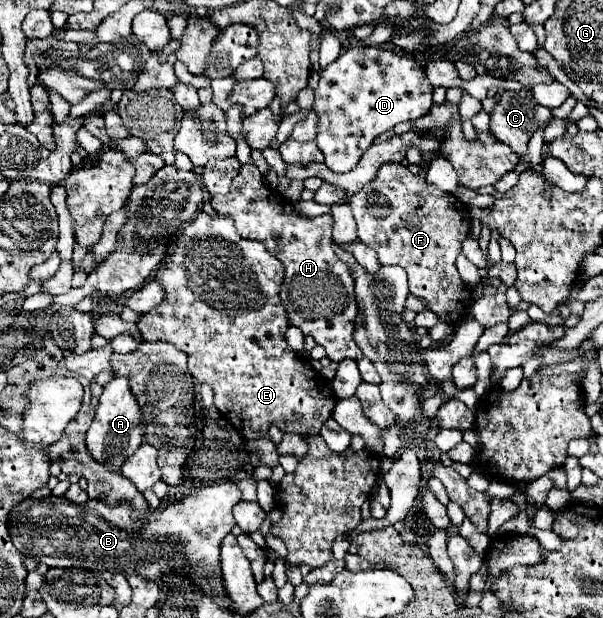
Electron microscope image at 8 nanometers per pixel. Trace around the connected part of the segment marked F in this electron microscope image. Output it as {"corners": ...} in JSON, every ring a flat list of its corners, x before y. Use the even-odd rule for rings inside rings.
{"corners":[[383,163,383,167,379,167,375,179,371,183,367,183,367,187,361,187,361,191,357,191,355,195,343,195,341,187,323,183,321,189,315,193,315,201,321,205,327,205,327,207,347,201,355,215,355,221,357,221,359,239,367,247,377,251,379,263,403,267,409,275,409,291,417,297,423,297,427,301,427,307,433,313,437,313,441,317,441,321,447,321,447,323,463,321,463,317,469,313,469,307,473,301,471,287,467,287,461,281,457,267,455,267,455,259,461,253,461,243,467,239,467,235,471,231,471,215,469,215,465,203,461,203,455,195,441,191,439,187,429,185,425,181,425,177,411,173,403,163]]}

